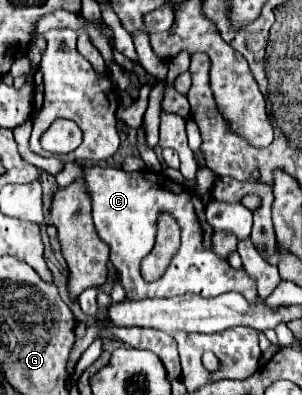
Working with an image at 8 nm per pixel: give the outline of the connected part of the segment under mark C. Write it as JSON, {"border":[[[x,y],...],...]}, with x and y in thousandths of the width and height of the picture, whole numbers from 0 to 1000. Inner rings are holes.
{"border":[[[278,425],[285,476],[305,486],[305,552],[331,608],[364,623],[364,658],[391,684],[397,719],[417,739],[417,759],[457,759],[470,749],[596,749],[596,744],[656,744],[656,749],[722,749],[728,739],[788,739],[834,770],[854,765],[841,714],[815,699],[808,684],[775,684],[755,663],[728,658],[702,628],[702,572],[682,562],[675,511],[616,471],[563,456],[530,435],[464,430],[417,435],[404,425]],[[530,532],[563,532],[596,562],[603,623],[596,638],[570,653],[543,699],[483,714],[464,699],[464,663],[483,653],[510,623],[517,603],[517,552]]]}

